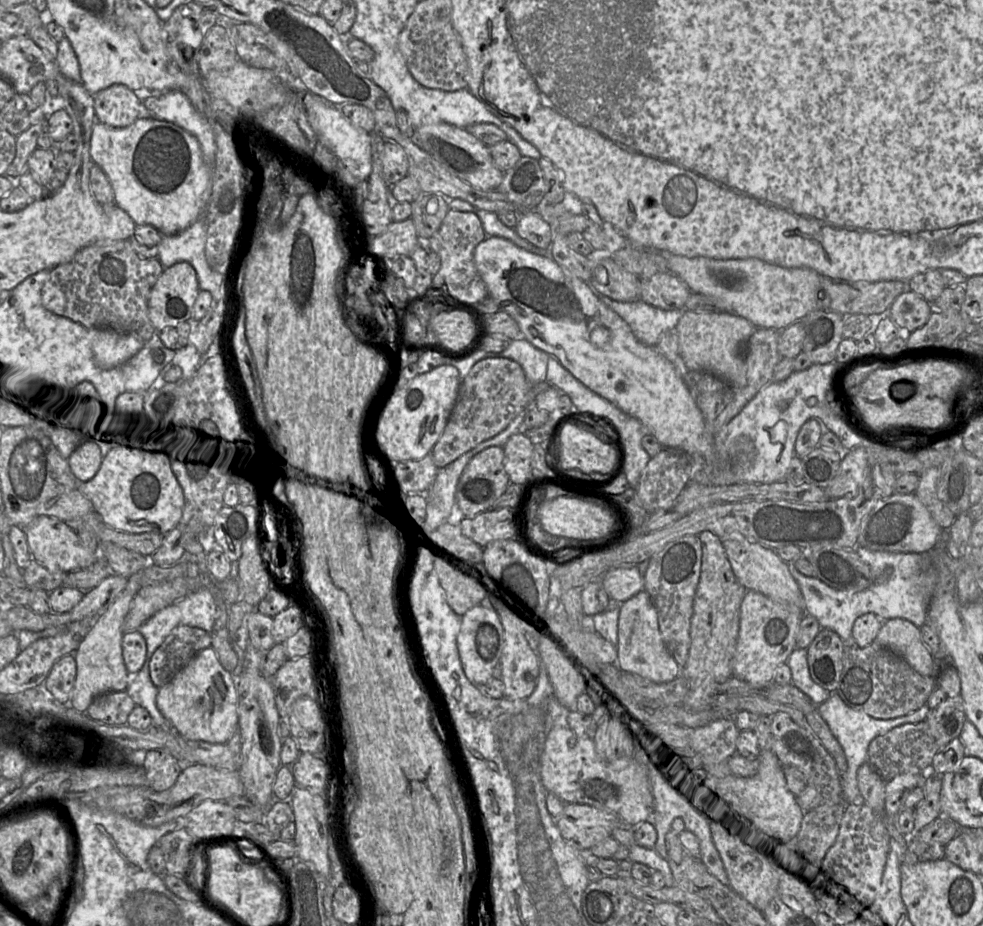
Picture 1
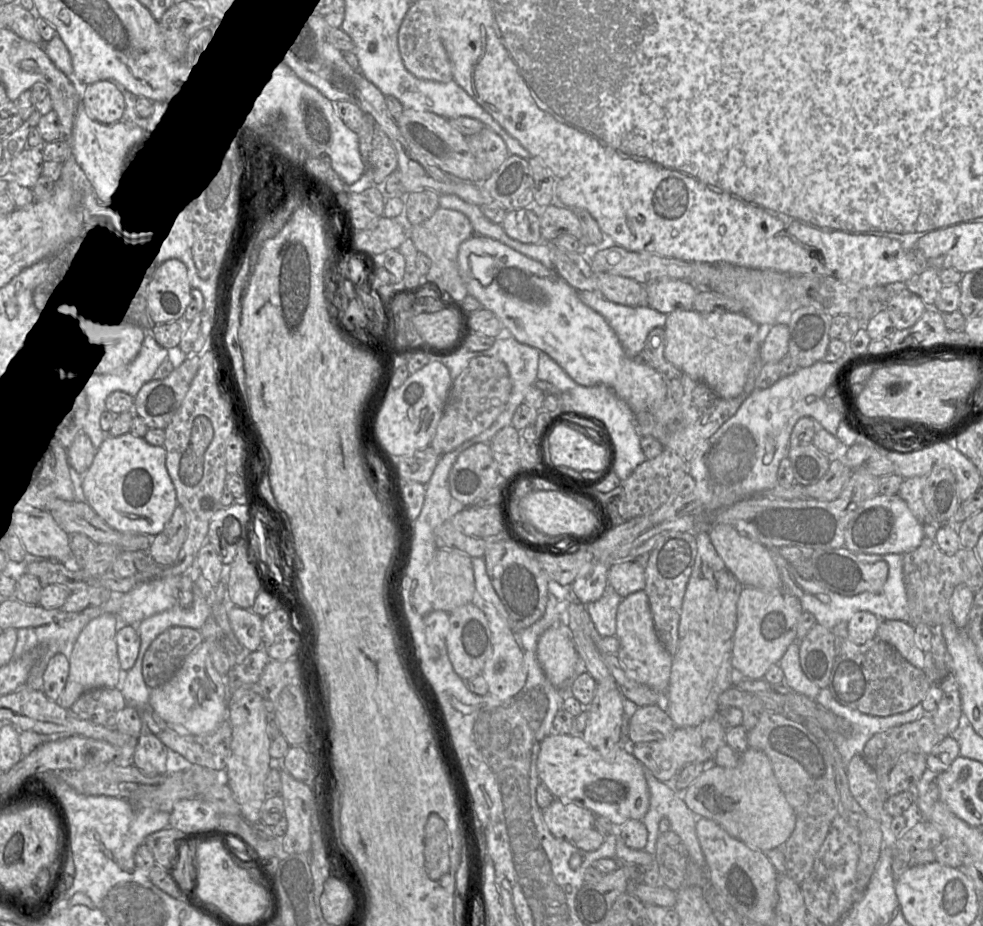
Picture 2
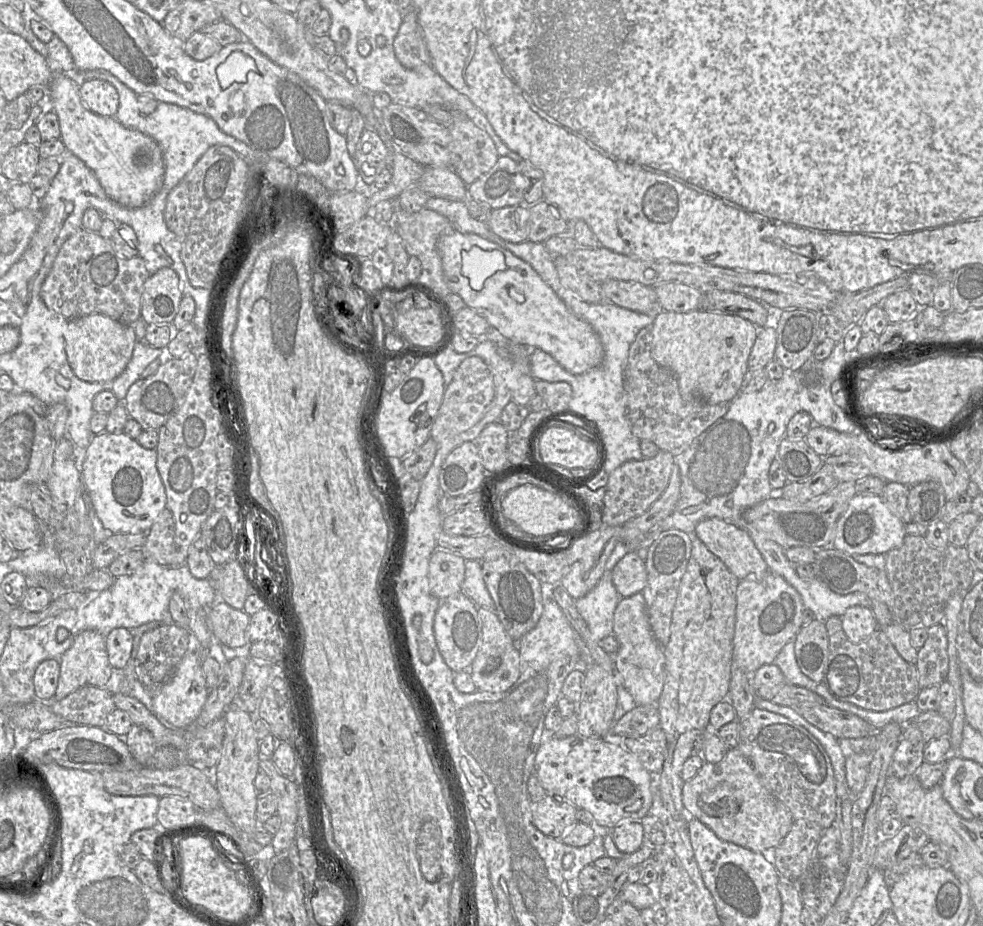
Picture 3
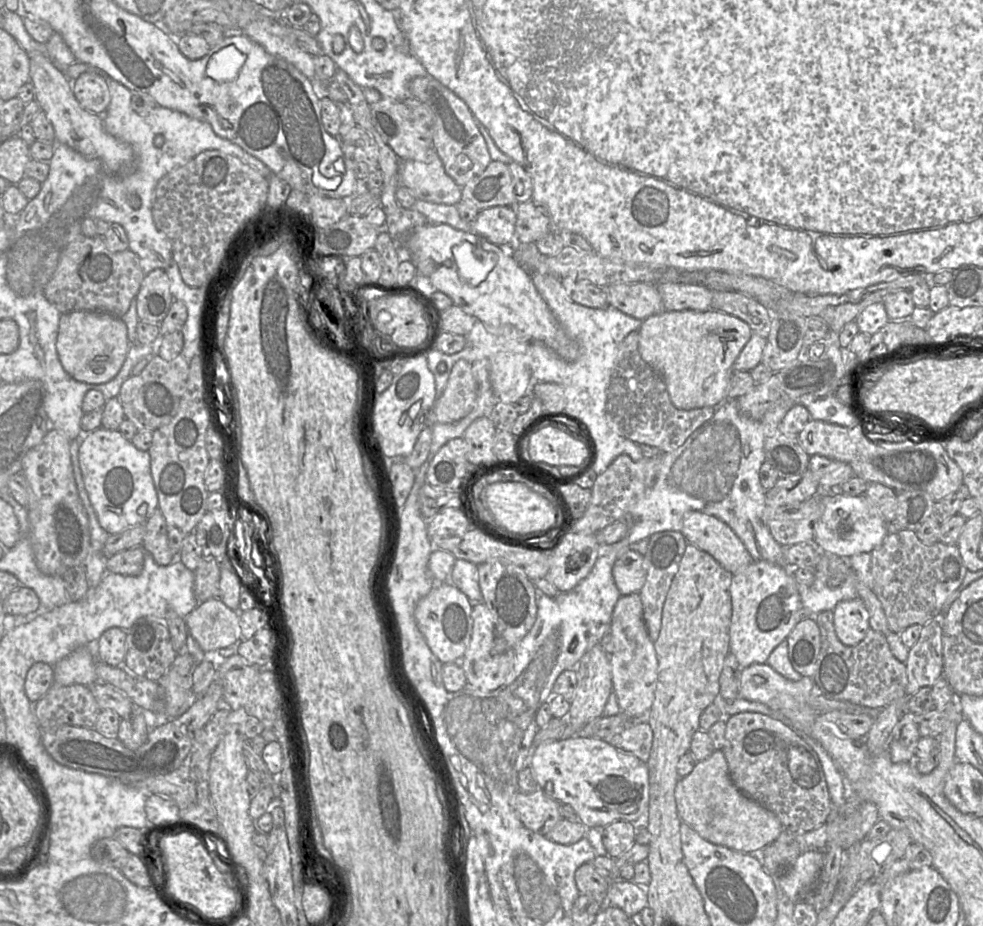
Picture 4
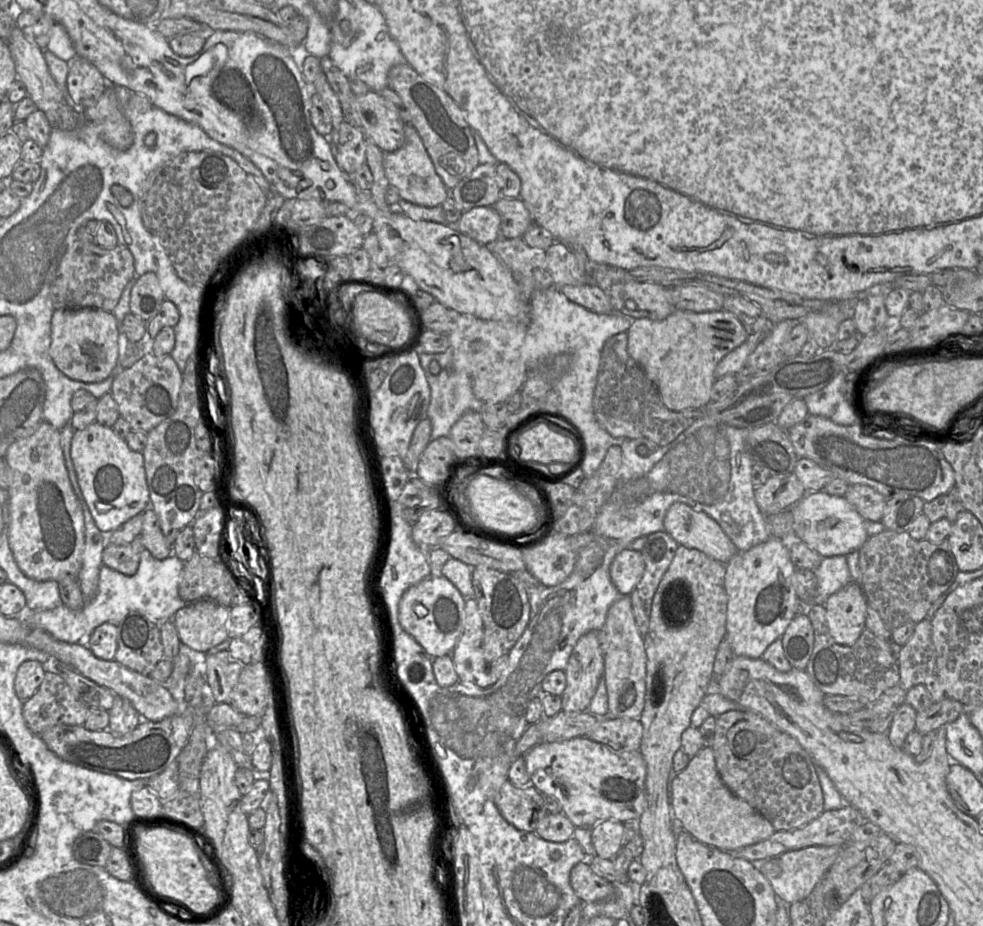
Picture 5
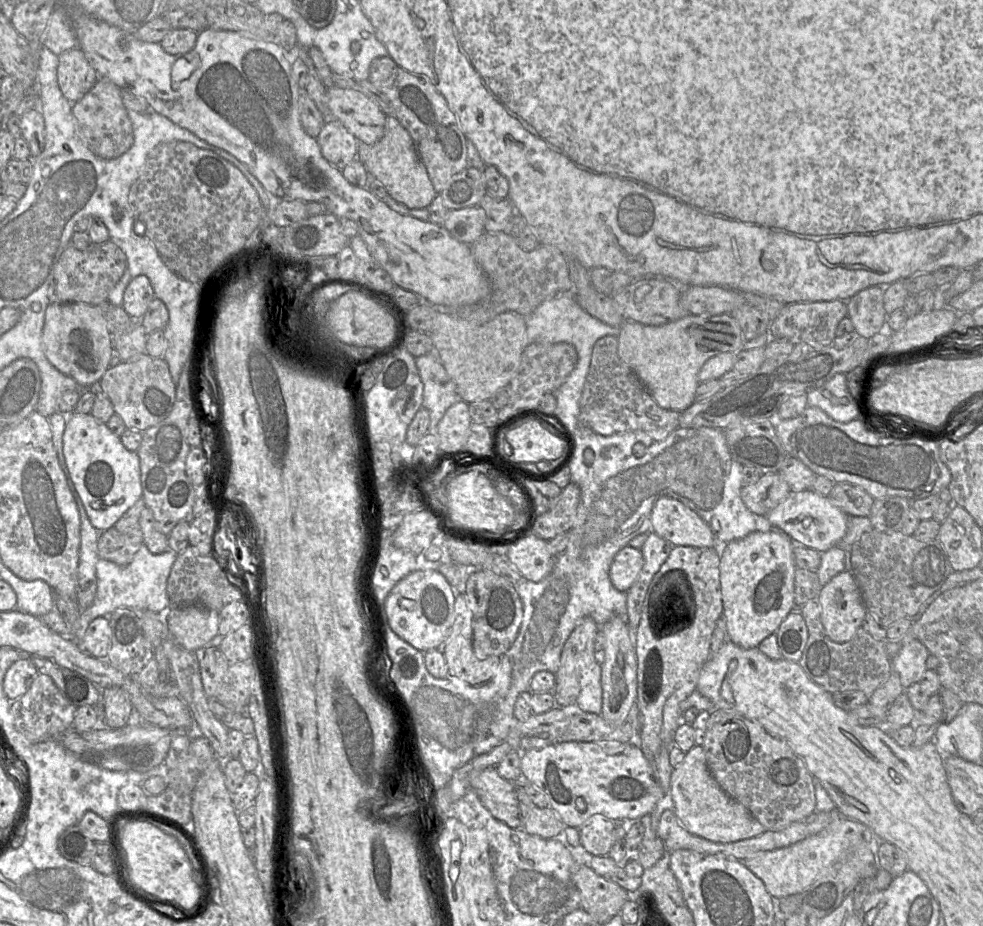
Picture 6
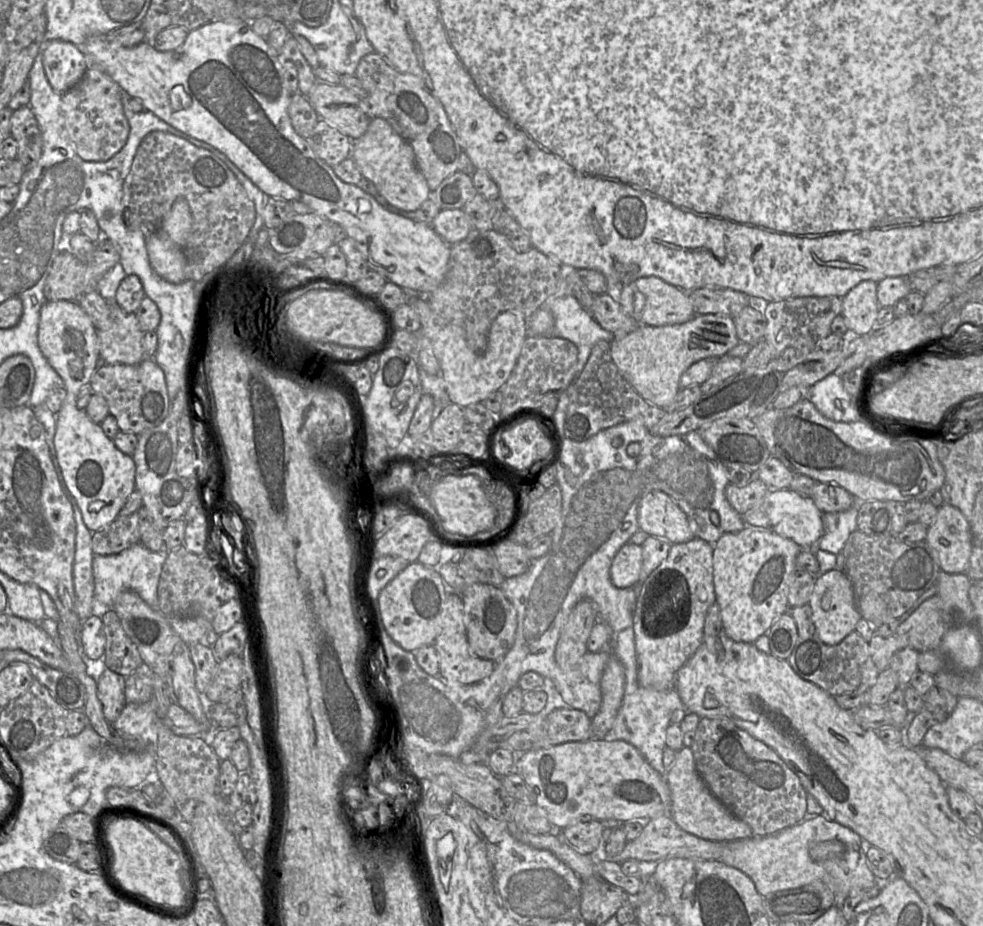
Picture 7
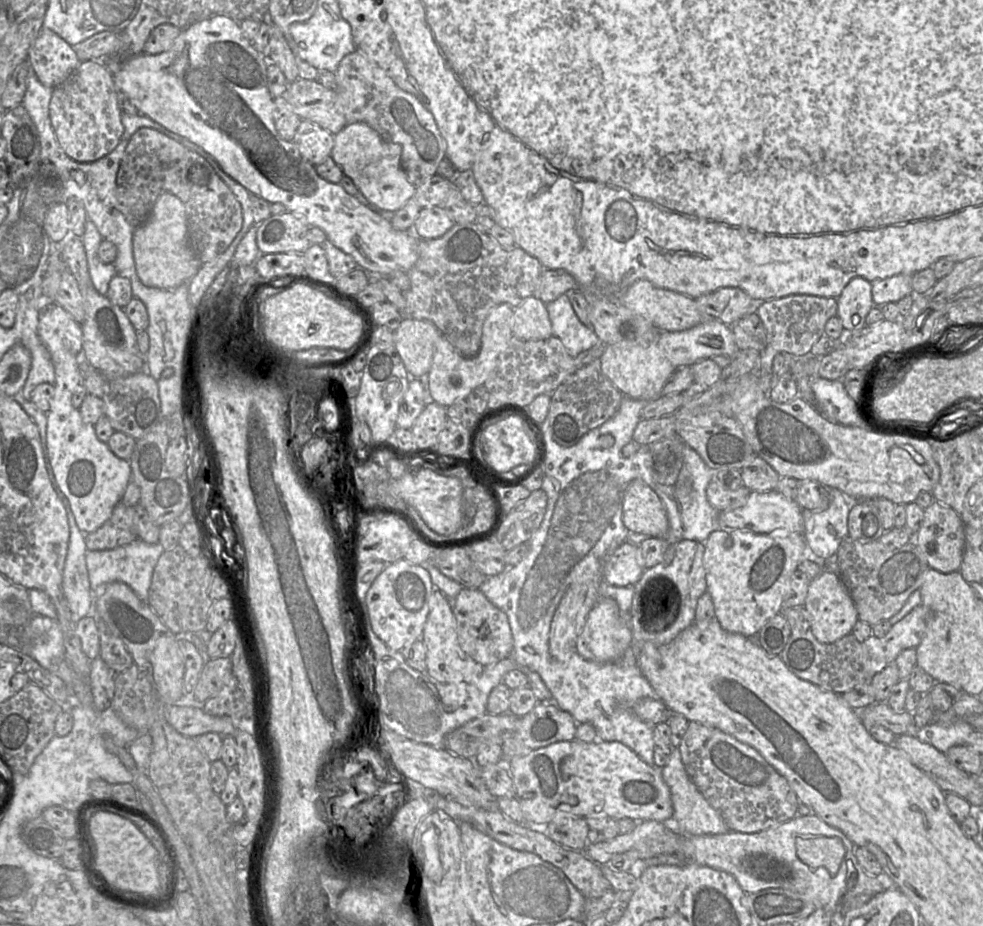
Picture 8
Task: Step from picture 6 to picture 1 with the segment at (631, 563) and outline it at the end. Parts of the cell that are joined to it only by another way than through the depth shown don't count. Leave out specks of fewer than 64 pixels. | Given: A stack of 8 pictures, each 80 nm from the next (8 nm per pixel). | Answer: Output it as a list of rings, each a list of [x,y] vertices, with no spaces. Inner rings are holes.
[[[637,565],[621,566],[602,576],[603,586],[611,599],[624,603],[644,590],[644,576]]]

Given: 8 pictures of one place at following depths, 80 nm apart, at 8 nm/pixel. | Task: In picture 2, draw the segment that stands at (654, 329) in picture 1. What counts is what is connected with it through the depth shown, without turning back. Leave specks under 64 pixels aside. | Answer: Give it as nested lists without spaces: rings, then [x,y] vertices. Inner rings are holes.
[[[578,291],[578,296],[585,305],[604,317],[631,358],[637,358],[642,351],[650,331],[664,328],[666,324],[667,314],[649,305],[620,305],[607,300],[598,291]]]

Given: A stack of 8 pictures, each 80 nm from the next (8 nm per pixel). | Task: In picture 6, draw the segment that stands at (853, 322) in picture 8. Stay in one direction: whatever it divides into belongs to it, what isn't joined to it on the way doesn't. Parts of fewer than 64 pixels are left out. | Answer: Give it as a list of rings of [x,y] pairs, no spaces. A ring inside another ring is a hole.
[[[871,286],[846,301],[847,316],[860,337],[871,338],[884,331],[887,313],[883,299],[884,286]]]

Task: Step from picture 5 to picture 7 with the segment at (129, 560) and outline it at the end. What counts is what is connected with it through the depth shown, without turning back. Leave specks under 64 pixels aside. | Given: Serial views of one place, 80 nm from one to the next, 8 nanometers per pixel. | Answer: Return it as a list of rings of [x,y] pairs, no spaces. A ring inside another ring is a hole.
[[[118,515],[104,528],[92,533],[94,555],[116,554],[141,541],[138,515]]]

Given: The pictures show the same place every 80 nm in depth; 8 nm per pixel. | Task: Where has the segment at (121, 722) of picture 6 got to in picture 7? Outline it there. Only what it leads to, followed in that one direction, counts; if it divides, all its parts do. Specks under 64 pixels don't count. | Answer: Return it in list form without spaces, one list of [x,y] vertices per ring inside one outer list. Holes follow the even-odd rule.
[[[106,668],[96,679],[96,682],[104,716],[112,724],[118,719],[127,704],[125,700],[125,676]]]

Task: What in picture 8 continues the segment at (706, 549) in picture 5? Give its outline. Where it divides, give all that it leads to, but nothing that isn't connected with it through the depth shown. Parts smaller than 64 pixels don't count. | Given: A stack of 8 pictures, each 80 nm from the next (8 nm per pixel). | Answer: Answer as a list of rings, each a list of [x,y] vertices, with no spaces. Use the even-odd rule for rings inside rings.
[[[635,479],[622,496],[622,520],[630,532],[667,537],[669,523],[659,496],[642,480]]]

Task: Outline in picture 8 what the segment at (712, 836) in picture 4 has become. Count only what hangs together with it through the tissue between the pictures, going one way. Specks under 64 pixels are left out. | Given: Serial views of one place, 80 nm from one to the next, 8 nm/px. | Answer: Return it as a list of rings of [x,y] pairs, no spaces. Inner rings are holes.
[[[678,746],[672,747],[668,762],[662,767],[662,777],[669,787],[673,806],[672,817],[677,821],[681,832],[690,835],[714,835],[731,831],[720,814],[707,802],[687,775]]]

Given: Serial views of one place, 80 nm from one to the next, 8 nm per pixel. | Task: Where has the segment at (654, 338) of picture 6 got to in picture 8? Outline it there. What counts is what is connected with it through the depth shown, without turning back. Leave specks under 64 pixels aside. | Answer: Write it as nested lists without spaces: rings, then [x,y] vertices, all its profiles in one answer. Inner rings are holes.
[[[705,319],[700,324],[683,331],[661,331],[659,336],[642,345],[605,345],[600,358],[601,371],[624,395],[638,400],[652,401],[662,396],[662,389],[672,374],[680,367],[712,356],[734,356],[739,351],[731,326],[715,319]]]

